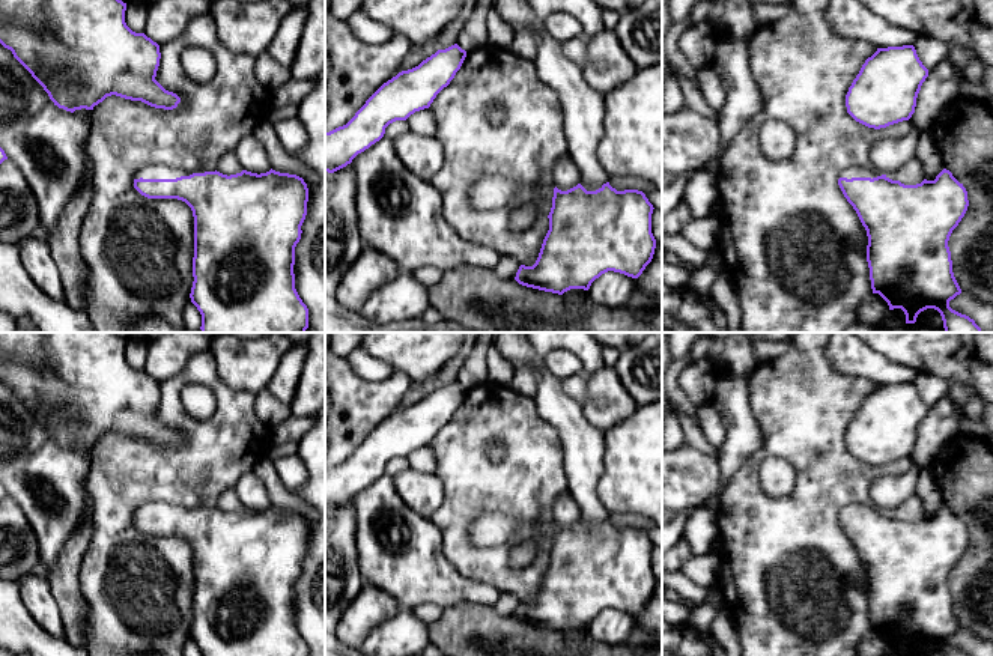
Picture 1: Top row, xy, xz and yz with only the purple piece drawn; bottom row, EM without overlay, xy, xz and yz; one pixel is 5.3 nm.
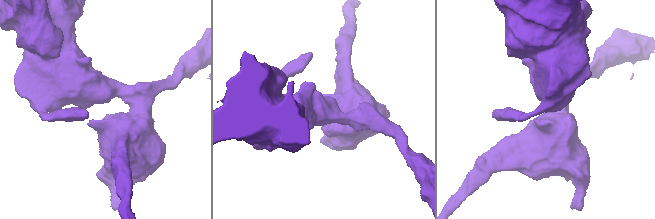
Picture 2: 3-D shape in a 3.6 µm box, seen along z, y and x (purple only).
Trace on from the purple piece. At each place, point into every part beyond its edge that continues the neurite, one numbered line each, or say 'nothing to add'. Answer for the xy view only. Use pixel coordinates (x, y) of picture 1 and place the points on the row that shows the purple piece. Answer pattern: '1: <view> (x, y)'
1: xy (154, 170)

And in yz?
1: yz (850, 172)

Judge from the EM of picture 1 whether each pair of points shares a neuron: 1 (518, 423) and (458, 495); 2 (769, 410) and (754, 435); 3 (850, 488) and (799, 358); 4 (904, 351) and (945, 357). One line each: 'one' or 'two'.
1: one
2: two
3: one
4: one

